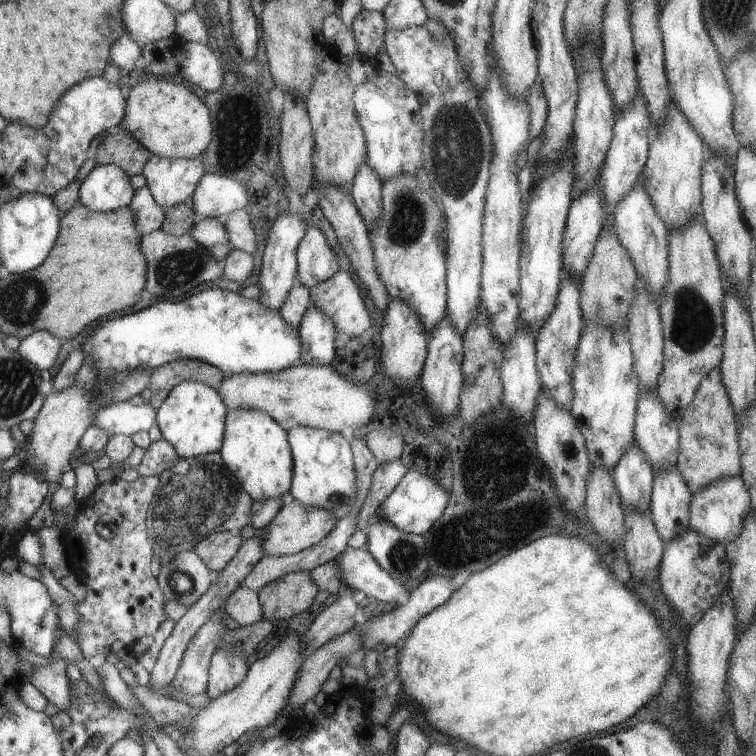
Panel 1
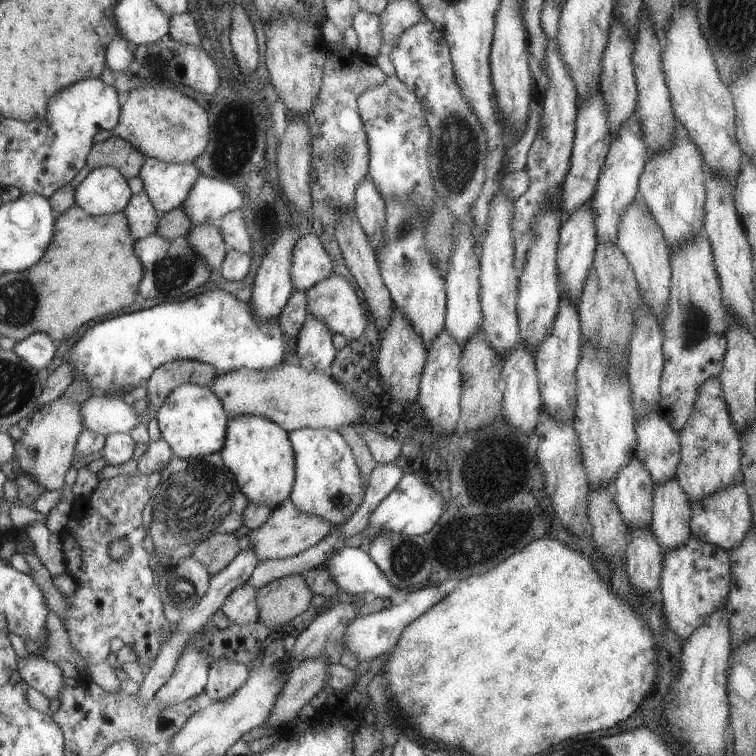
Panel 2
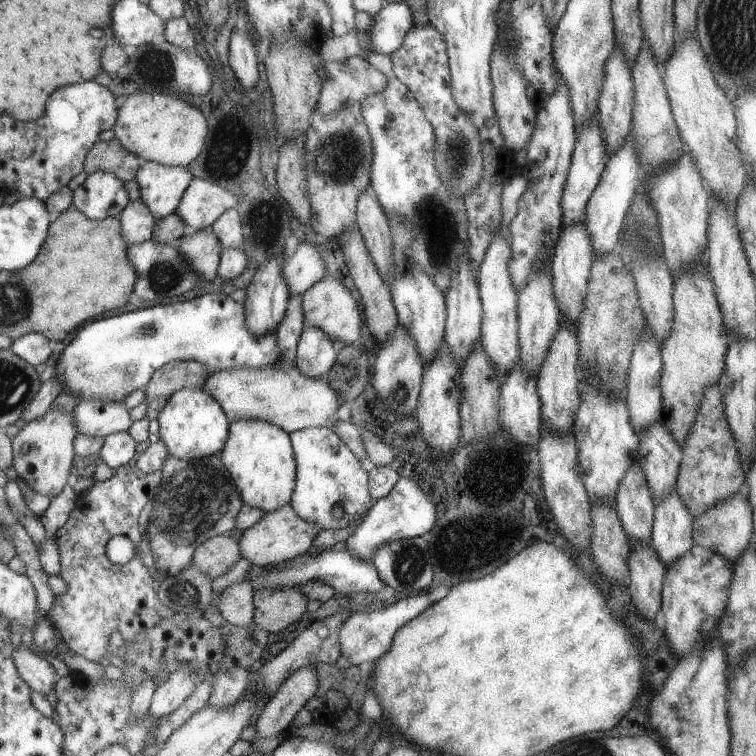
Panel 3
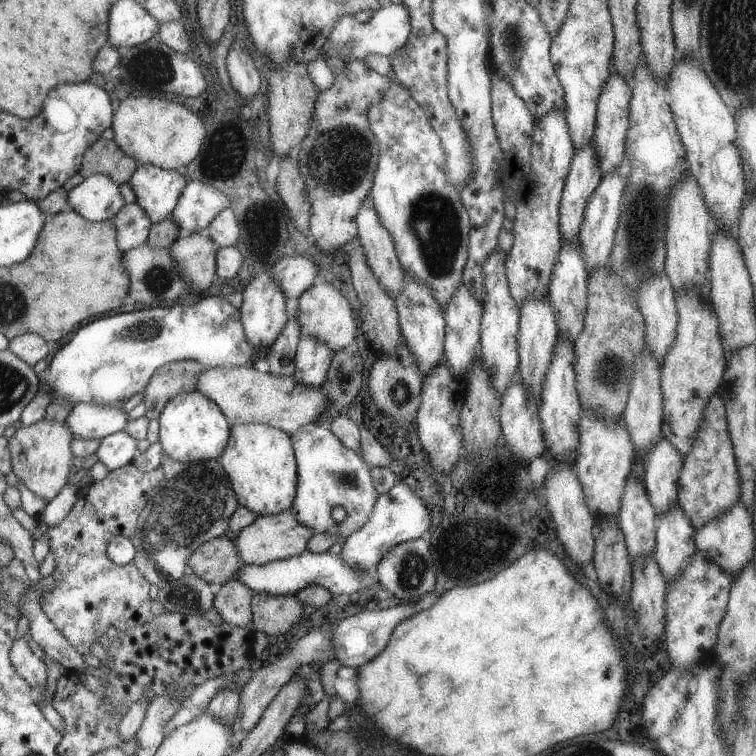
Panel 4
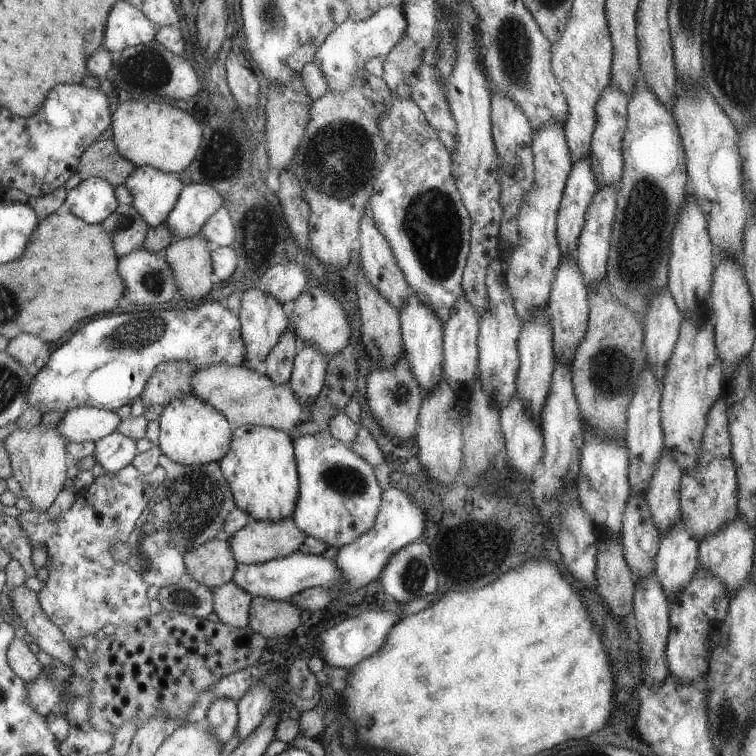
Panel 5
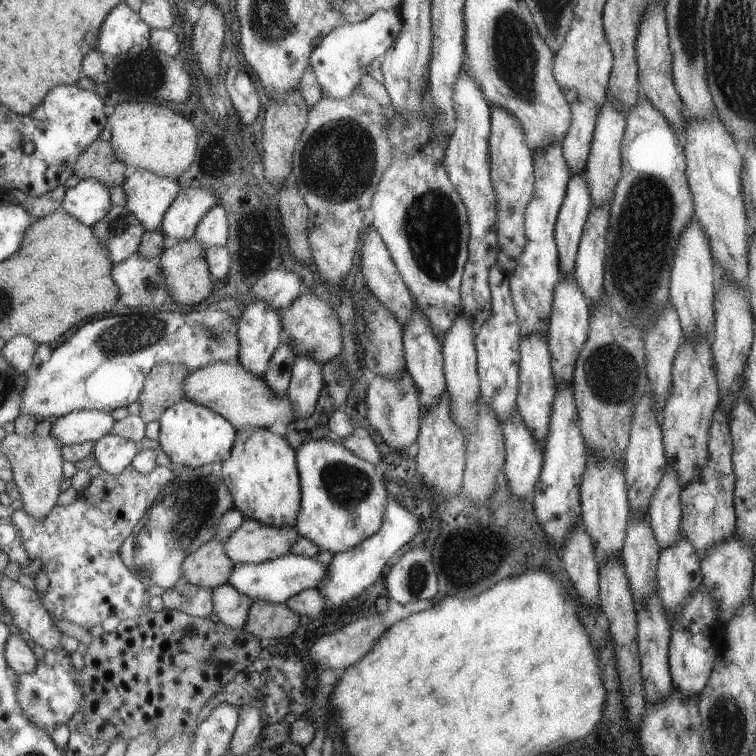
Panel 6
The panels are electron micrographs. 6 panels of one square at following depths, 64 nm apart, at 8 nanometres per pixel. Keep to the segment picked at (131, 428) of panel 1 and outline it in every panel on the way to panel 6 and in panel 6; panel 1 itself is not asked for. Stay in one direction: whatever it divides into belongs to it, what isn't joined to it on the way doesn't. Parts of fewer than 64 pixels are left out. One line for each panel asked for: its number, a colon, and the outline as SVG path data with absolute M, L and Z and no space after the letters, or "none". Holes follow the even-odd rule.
2: M93 396L83 402L83 430L91 430L107 438L109 434L129 434L133 426L149 424L149 412L137 414L133 406L119 398Z
3: M81 400L73 408L75 424L79 426L77 434L87 434L95 438L105 438L115 432L127 432L131 426L129 410L119 402L103 402L103 400Z
4: M75 404L65 418L67 428L73 438L83 440L103 440L109 434L123 432L129 416L121 408L101 406L101 404Z
5: M79 406L69 410L61 418L57 430L59 434L63 434L65 442L79 444L79 442L97 442L107 434L115 432L119 424L121 424L119 416L111 410Z
6: M71 412L55 422L51 422L51 432L61 446L75 446L83 442L97 442L101 436L109 434L113 418L107 412Z

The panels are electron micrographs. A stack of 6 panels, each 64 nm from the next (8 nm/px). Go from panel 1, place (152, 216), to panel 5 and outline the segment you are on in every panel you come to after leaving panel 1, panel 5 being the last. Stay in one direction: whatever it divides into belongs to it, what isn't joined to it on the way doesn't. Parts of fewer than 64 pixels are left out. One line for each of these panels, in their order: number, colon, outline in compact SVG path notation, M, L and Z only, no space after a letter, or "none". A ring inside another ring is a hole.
2: M141 190L137 196L133 194L131 200L127 202L127 206L123 208L127 222L129 222L129 232L131 236L137 240L143 240L143 236L151 236L157 232L159 228L159 220L161 220L161 212L155 210L151 198L145 194L145 190Z
3: M137 198L135 202L129 202L121 214L119 220L123 222L123 238L127 238L127 248L131 244L139 244L145 240L151 240L155 234L155 214L147 208L147 202Z
4: M125 204L119 208L119 212L111 218L115 230L119 232L119 250L131 252L131 248L139 248L141 244L147 244L147 238L151 236L151 218L139 204Z
5: M117 206L101 226L111 232L115 240L115 256L131 256L137 248L143 248L143 240L147 238L149 226L143 216L133 206Z

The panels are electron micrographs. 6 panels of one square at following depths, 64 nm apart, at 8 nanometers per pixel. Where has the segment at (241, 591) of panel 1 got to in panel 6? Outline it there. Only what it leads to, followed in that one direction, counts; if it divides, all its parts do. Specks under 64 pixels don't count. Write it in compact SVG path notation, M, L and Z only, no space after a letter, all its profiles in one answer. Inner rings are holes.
M223 584L221 588L213 588L211 600L219 622L233 630L241 630L243 624L247 624L253 600L249 596L243 596L235 586Z

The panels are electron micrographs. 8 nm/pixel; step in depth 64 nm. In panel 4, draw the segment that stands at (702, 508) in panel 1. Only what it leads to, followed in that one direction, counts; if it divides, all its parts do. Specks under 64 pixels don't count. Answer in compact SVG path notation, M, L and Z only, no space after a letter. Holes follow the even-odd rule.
M737 500L731 508L727 508L725 512L719 512L713 520L699 526L699 530L695 528L693 542L695 542L695 550L699 550L705 558L715 560L715 564L719 564L719 568L733 578L735 574L741 572L743 564L753 560L753 556L755 556L753 514L747 510L747 506L741 500Z

